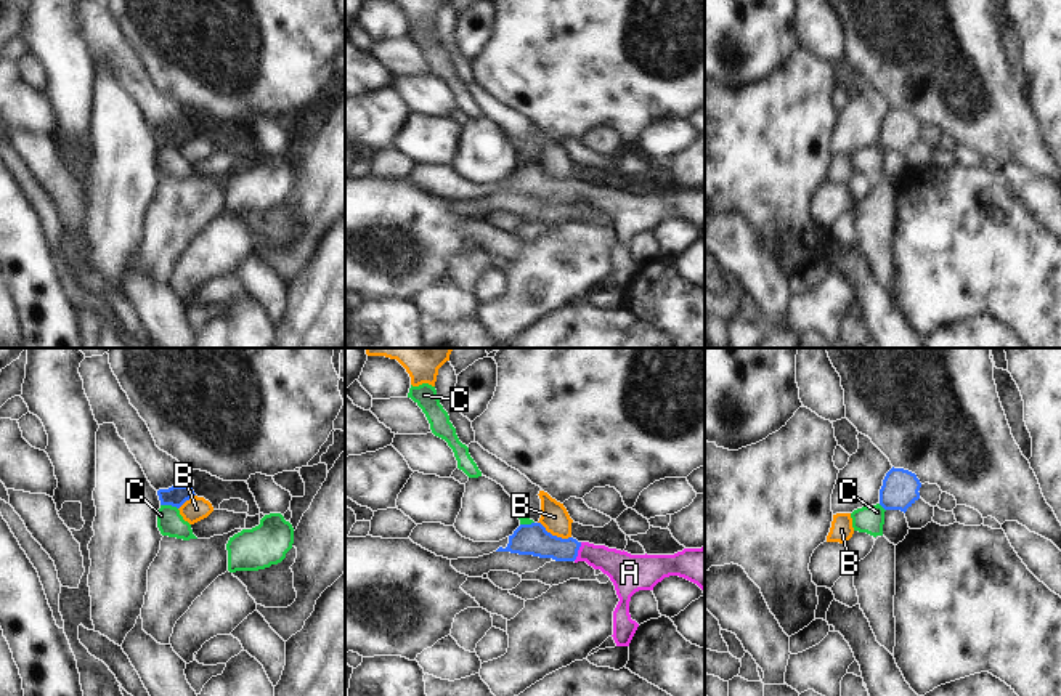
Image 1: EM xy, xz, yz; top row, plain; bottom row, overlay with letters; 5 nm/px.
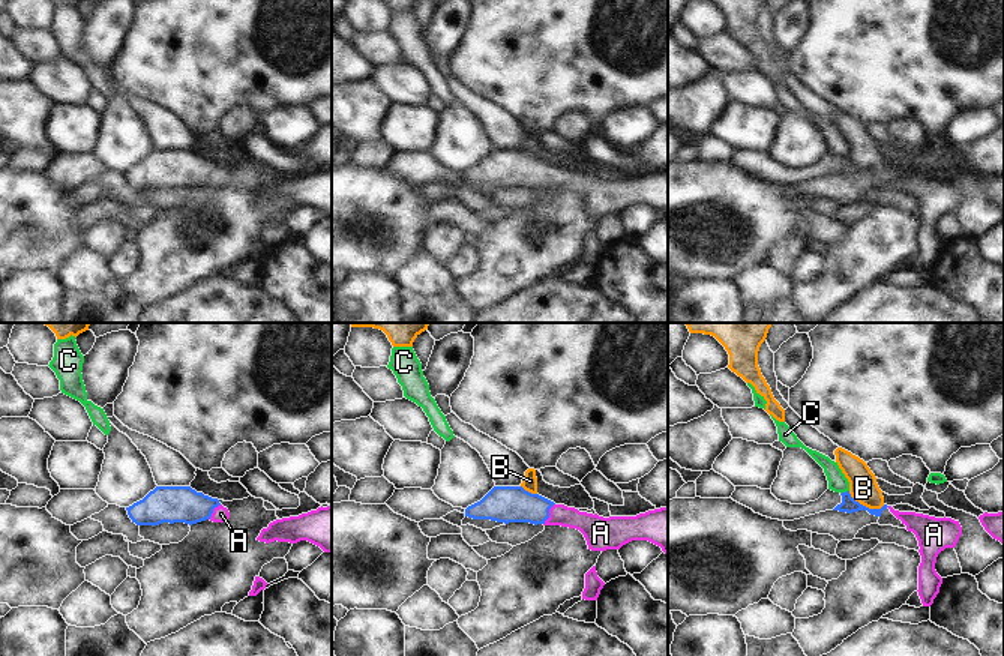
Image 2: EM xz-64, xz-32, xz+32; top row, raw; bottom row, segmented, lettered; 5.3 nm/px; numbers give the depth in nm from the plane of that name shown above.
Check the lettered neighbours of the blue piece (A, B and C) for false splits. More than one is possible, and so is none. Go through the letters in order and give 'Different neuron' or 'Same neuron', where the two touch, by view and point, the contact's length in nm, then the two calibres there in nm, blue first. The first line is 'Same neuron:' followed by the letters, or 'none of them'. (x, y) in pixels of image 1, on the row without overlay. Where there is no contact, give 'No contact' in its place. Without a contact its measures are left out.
Same neuron: A
A: Same neuron. Touches blue at xz (577, 193). Shared border 100 nm. Thickness 160 nm (blue) against 160 nm
B: Different neuron. Touches blue at xz (554, 177). Shared border 190 nm. Thickness 160 nm (blue) against 140 nm
C: Different neuron. Touches blue at xy (169, 145). Shared border 90 nm. Thickness 110 nm (blue) against 130 nm

